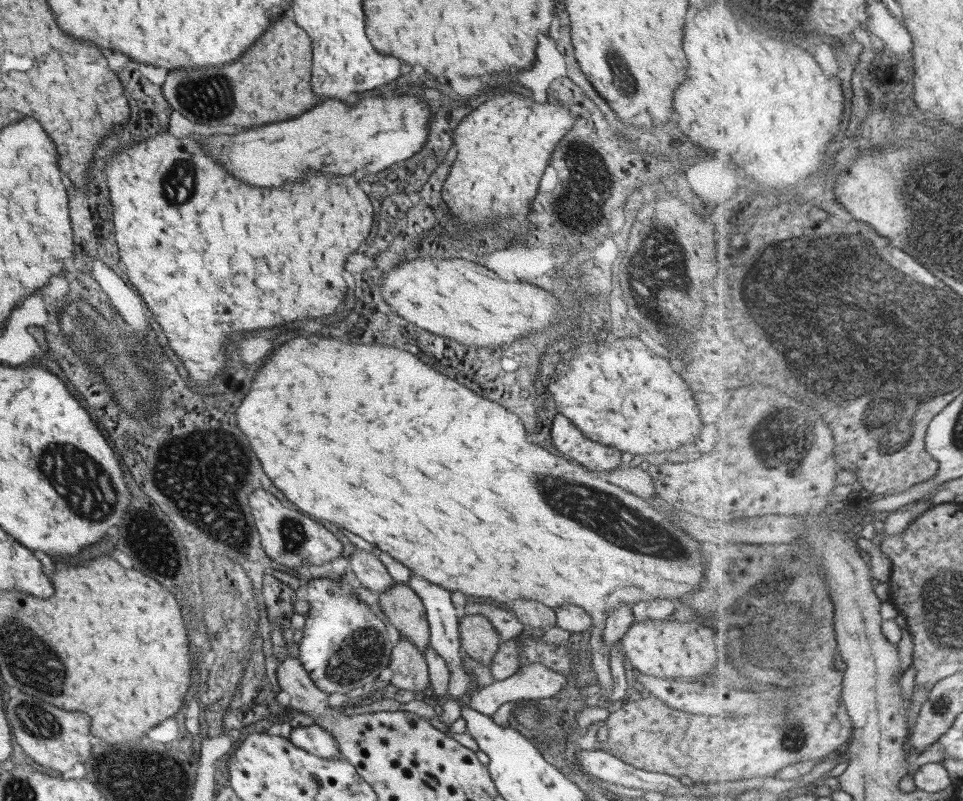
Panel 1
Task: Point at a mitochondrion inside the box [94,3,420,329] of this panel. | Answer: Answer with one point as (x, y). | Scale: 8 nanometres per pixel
(206, 95)

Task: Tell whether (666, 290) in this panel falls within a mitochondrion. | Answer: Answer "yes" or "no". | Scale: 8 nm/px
yes

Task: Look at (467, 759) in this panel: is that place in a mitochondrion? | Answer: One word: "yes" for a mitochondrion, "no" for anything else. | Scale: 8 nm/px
no

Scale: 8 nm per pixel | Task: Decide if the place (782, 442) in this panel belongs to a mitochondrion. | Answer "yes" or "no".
yes

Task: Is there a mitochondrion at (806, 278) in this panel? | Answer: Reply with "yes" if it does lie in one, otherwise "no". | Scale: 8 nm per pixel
yes

